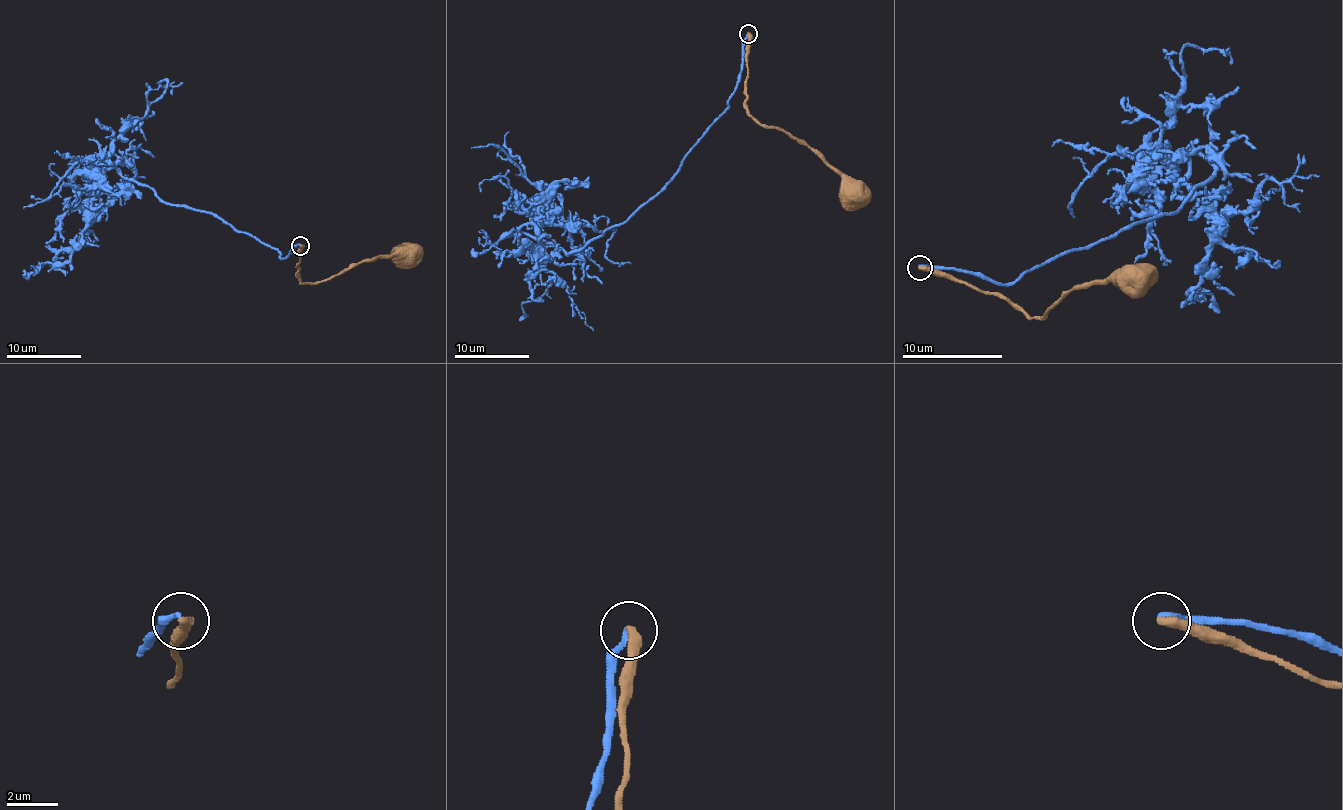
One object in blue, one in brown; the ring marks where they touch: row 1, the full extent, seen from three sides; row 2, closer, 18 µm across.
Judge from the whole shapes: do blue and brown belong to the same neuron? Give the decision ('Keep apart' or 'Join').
Join

